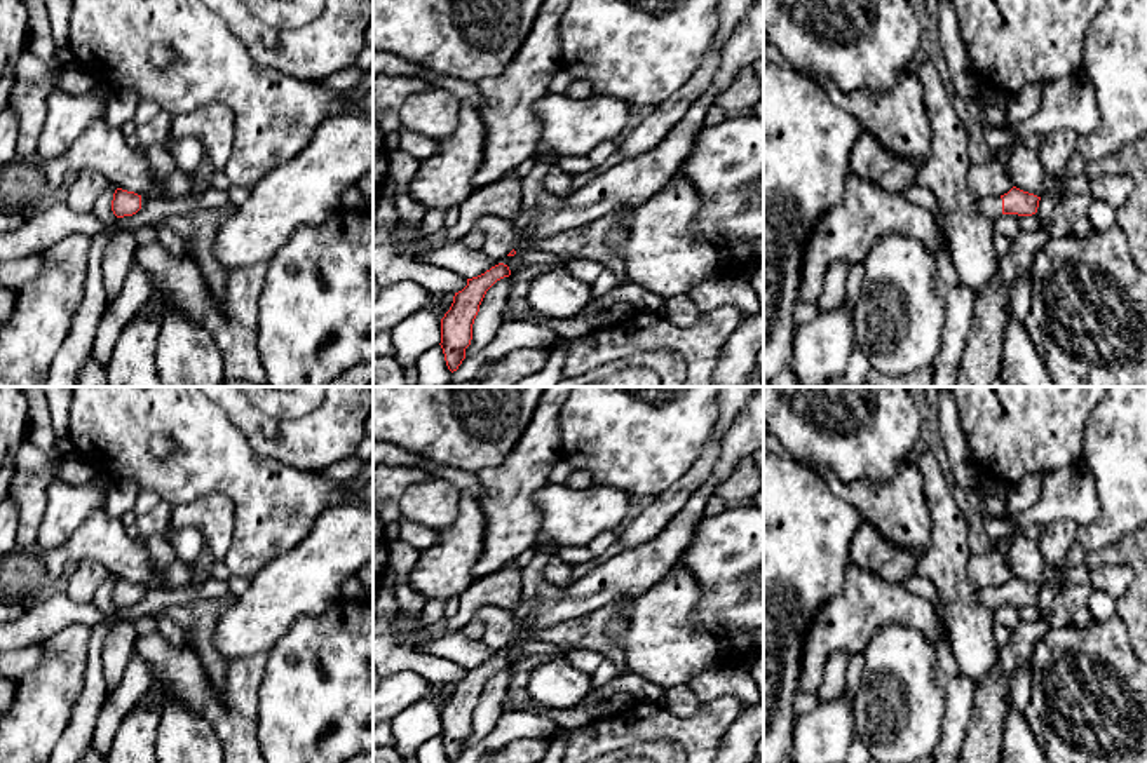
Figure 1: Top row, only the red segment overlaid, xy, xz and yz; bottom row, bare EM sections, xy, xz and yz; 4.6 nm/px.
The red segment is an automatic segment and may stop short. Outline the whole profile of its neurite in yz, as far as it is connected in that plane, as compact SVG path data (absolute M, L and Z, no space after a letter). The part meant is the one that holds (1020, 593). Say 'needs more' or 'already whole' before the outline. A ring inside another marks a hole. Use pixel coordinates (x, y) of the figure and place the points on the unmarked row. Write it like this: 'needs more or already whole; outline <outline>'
needs more; outline M1013 577L1001 587L978 591L976 598L981 606L994 611L1001 604L1032 606L1037 603L1039 591L1041 587Z

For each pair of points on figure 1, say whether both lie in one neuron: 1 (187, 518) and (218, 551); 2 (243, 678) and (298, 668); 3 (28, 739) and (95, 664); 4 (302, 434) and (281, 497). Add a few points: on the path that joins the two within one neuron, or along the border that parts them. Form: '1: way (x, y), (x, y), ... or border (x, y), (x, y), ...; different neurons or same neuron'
1: way (197, 518), (218, 540); same neuron
2: border (267, 659), (255, 715); different neurons
3: border (91, 636), (84, 685), (70, 715); different neurons
4: border (253, 450), (300, 469), (318, 471); different neurons

